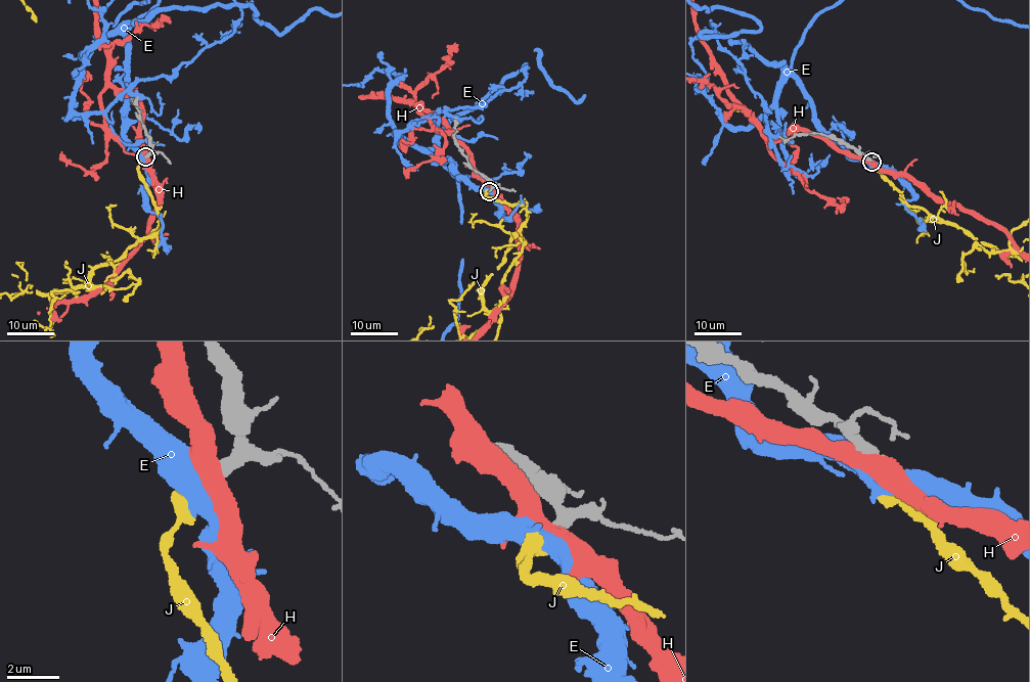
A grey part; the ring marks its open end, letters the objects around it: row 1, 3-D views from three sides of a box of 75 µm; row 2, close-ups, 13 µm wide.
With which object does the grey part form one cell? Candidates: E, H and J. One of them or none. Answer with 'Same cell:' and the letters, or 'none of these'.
Same cell: J

